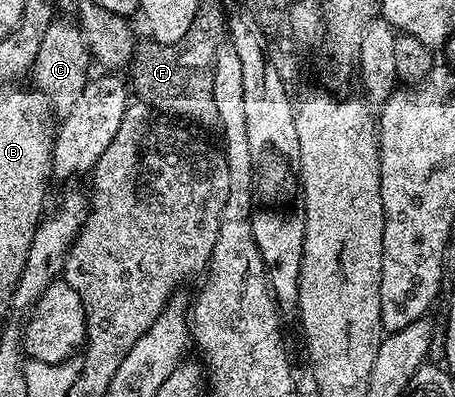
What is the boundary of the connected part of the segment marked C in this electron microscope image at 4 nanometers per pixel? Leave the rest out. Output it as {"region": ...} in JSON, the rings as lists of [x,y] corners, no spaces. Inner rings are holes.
{"region":[[[59,16],[49,24],[49,28],[45,28],[41,49],[37,52],[37,60],[33,60],[29,78],[30,81],[35,81],[34,89],[42,95],[47,106],[56,115],[62,116],[73,109],[73,104],[77,104],[77,96],[81,96],[89,80],[87,65],[92,65],[92,62],[93,59],[78,25],[70,17]]]}

